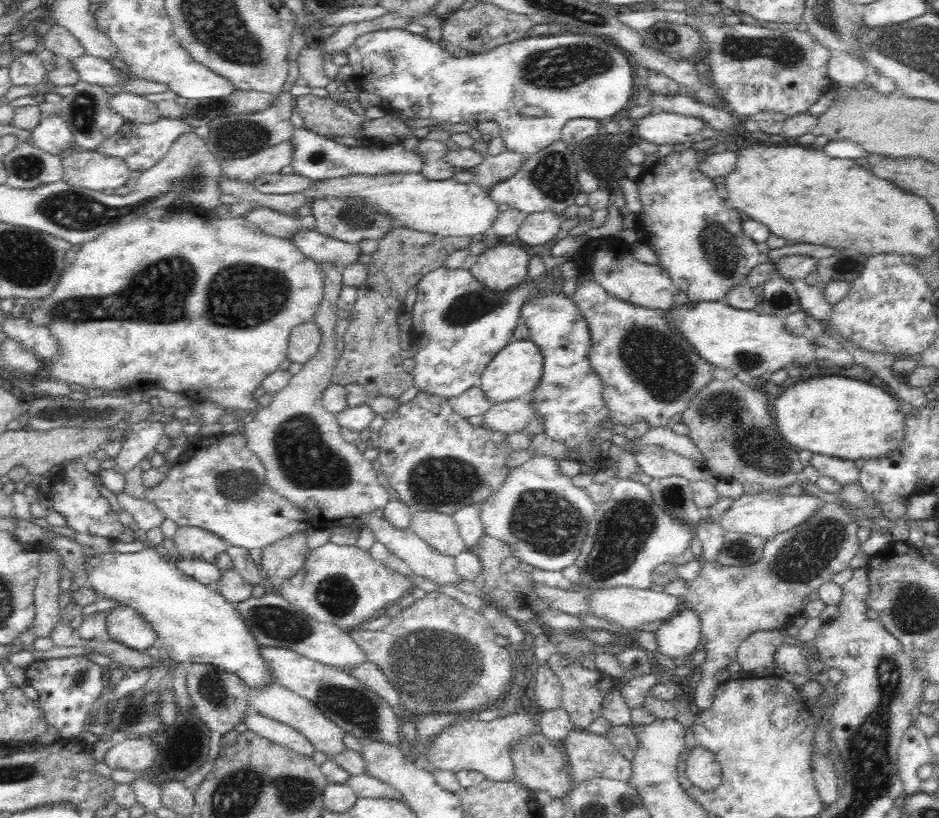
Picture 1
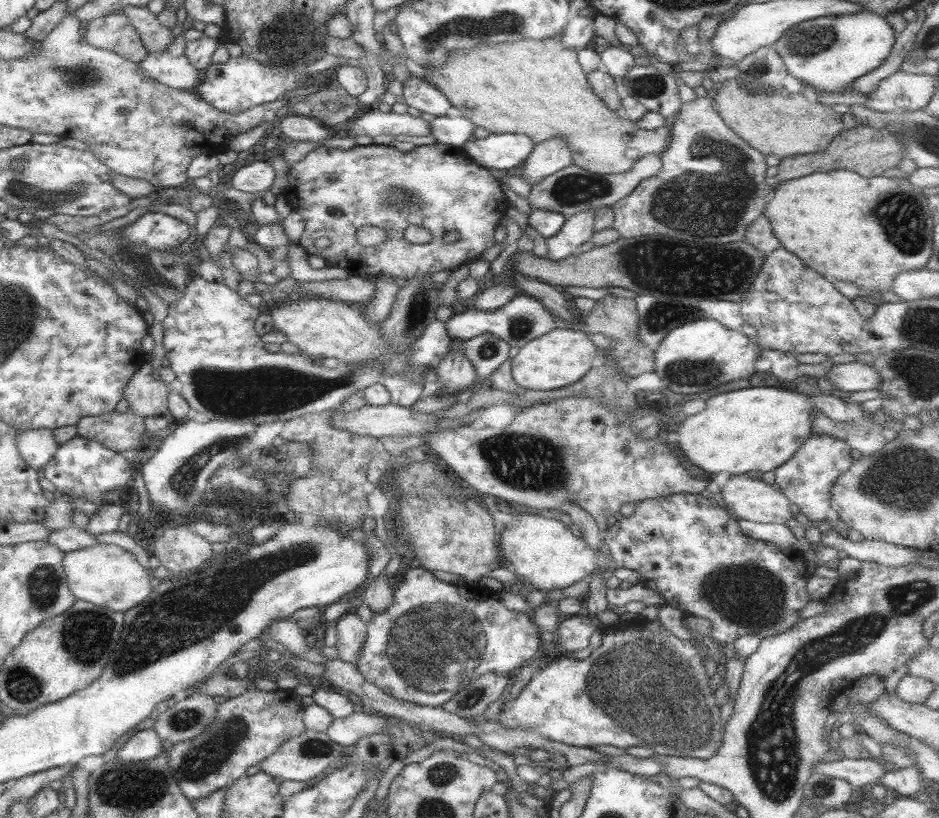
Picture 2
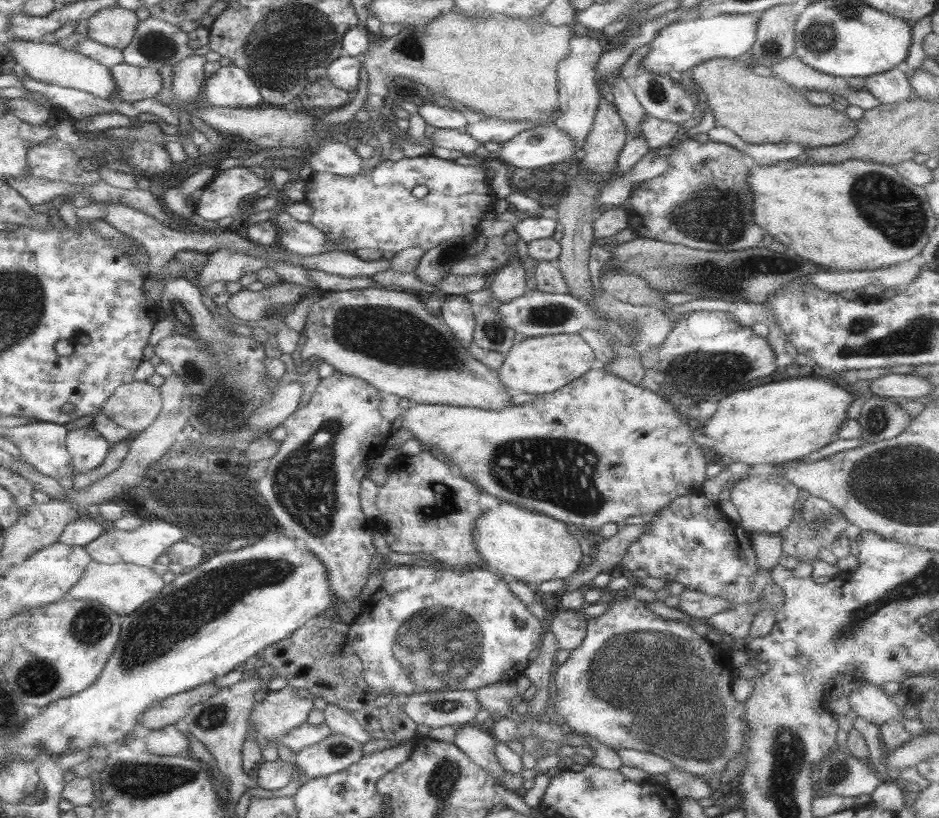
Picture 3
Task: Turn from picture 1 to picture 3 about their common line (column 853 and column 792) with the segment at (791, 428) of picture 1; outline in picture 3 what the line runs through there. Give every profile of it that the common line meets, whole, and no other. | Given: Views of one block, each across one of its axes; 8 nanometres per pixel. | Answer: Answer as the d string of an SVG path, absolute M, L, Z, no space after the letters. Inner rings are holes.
M791 378L791 380L771 382L771 384L755 386L749 390L733 392L731 396L717 402L715 414L703 426L703 436L707 436L713 444L713 448L709 448L707 452L713 462L715 462L715 456L717 458L727 456L733 462L741 462L749 468L753 468L757 464L767 464L767 466L775 468L775 466L783 466L787 462L799 462L805 456L809 456L809 452L821 450L823 446L827 446L831 442L831 438L833 438L833 434L837 434L841 422L847 420L849 406L853 406L853 408L859 406L859 402L855 402L853 396L855 396L853 390L839 388L837 384L823 380L823 378Z

